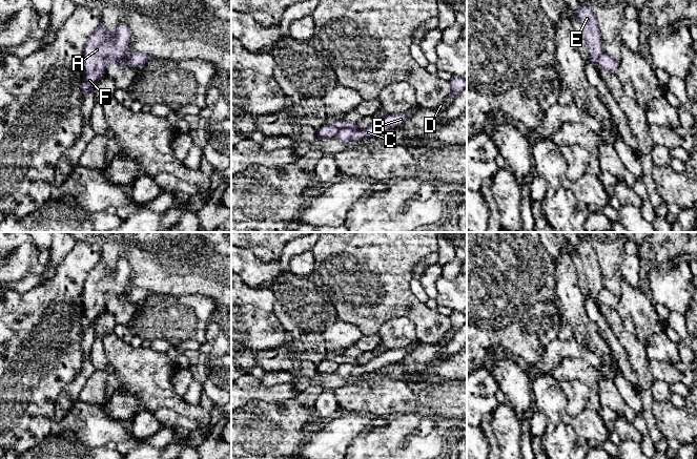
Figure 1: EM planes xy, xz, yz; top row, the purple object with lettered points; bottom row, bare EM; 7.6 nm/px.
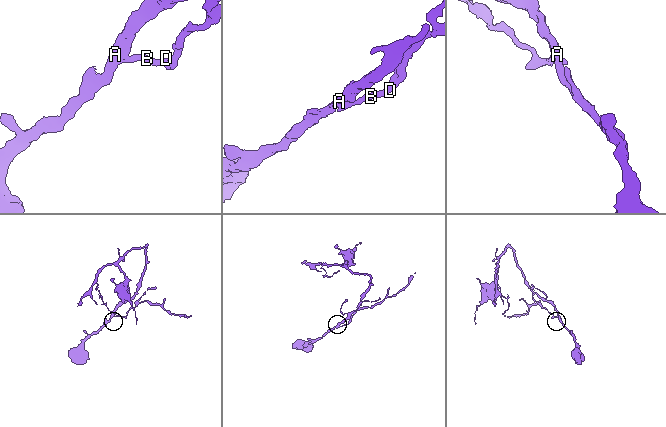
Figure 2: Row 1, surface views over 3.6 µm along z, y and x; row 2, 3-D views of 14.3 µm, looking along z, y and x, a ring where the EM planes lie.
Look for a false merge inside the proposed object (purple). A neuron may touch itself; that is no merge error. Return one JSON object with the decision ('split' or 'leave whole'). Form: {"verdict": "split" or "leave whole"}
{"verdict": "split"}

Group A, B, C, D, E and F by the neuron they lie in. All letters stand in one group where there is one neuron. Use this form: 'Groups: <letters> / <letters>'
Groups: A E F / B C D

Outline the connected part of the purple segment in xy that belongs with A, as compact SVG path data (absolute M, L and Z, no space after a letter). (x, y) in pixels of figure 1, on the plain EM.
M102 257L89 271L83 289L83 332L105 309L107 292L122 293L129 279L129 263L125 258L108 268Z

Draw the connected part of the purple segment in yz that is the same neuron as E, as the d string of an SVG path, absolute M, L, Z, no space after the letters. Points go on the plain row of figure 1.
M586 242L580 243L575 252L582 260L587 281L589 286L590 296L598 302L598 296L601 290L604 288L602 283L601 270L599 260L595 250L592 246Z

